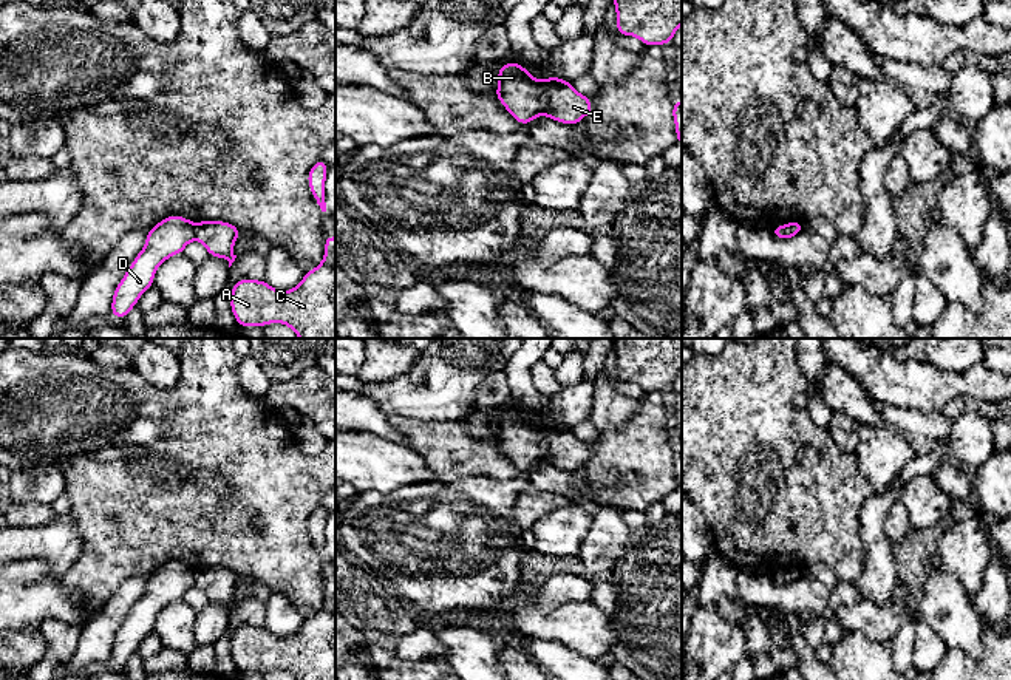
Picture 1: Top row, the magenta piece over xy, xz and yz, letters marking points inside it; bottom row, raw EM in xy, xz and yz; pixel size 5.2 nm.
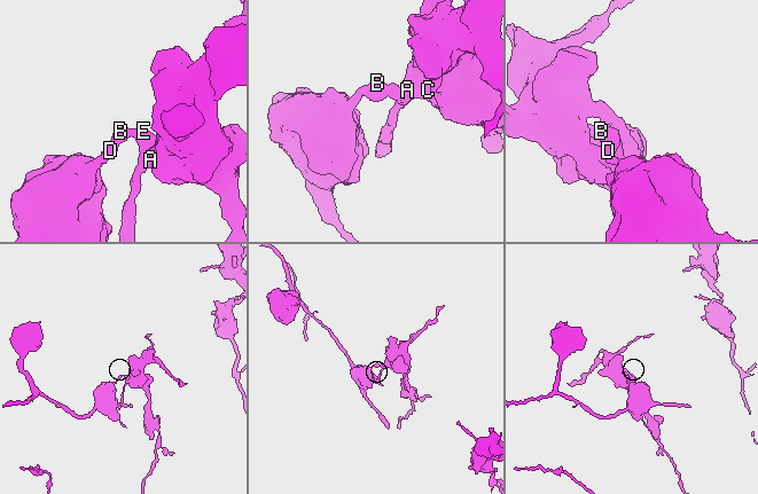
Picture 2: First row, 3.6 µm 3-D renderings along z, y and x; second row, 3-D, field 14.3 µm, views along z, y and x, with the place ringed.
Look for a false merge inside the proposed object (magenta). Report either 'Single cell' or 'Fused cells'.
Fused cells

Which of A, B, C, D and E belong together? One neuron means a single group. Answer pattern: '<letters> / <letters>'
A C E / B D

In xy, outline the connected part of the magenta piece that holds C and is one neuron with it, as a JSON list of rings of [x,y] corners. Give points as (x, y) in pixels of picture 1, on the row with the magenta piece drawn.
[[[325,236],[323,261],[297,287],[283,292],[264,280],[241,278],[232,287],[230,308],[241,328],[283,323],[300,338],[335,338],[335,236]]]

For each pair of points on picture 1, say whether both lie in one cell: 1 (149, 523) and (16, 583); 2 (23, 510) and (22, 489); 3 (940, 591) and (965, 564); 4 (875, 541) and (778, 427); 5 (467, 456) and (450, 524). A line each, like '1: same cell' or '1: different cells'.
1: different cells
2: different cells
3: different cells
4: different cells
5: different cells

